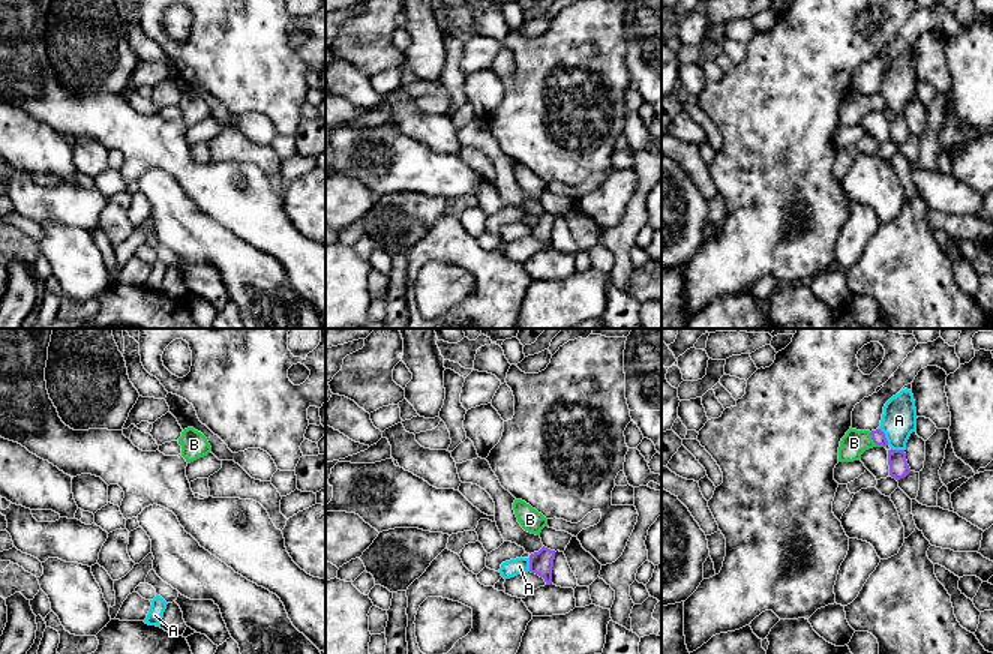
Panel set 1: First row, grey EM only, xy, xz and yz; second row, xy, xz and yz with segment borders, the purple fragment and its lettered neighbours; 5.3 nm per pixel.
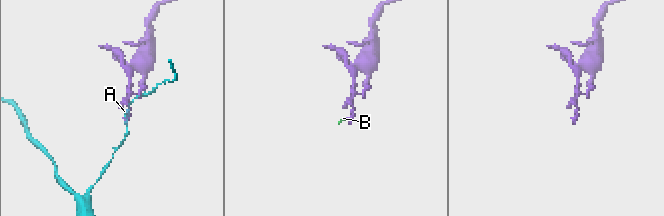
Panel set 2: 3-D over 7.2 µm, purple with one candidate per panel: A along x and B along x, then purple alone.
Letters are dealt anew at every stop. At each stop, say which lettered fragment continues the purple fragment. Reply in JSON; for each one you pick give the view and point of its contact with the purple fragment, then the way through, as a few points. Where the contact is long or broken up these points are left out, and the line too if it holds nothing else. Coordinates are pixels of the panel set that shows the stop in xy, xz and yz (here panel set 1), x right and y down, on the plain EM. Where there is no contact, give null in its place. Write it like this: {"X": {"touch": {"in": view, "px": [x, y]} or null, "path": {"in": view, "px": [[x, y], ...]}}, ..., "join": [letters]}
{"B": {"touch": {"in": "yz", "px": [873, 105]}, "path": {"in": "yz", "px": [[878, 101], [873, 105], [854, 107]]}}, "join": ["B"]}

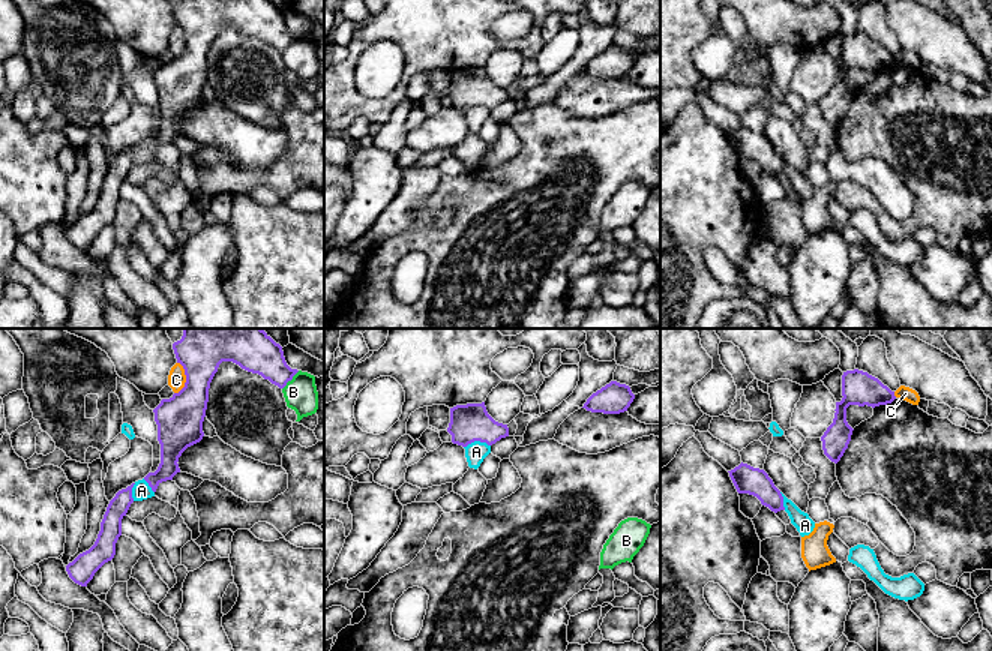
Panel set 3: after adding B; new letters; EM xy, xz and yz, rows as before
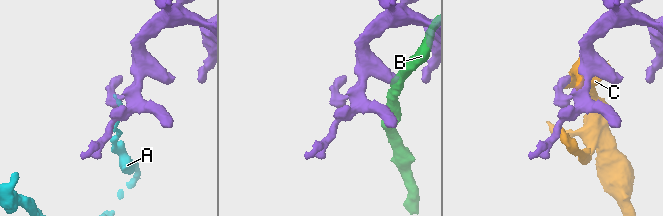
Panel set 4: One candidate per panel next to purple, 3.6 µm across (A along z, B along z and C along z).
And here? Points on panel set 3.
{"join": []}

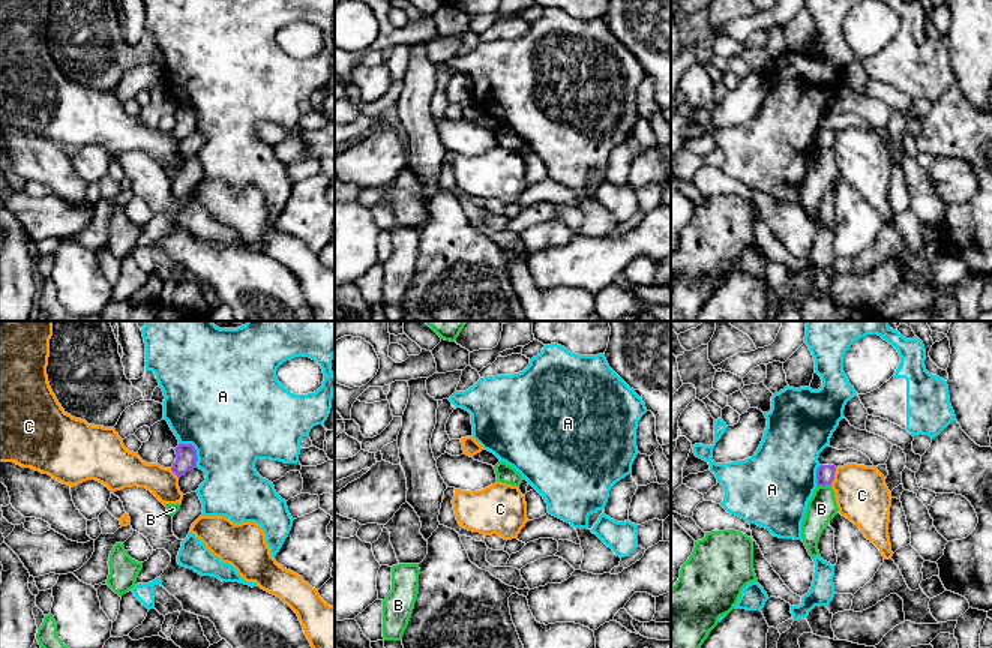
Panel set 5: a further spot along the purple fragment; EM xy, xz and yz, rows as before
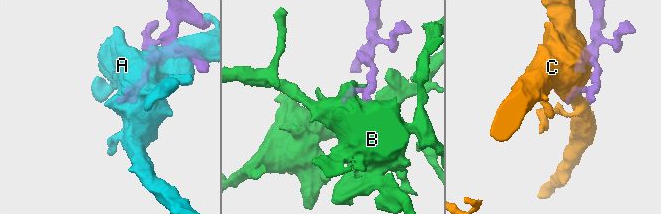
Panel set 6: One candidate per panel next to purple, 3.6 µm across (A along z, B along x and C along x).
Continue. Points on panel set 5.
{"join": []}

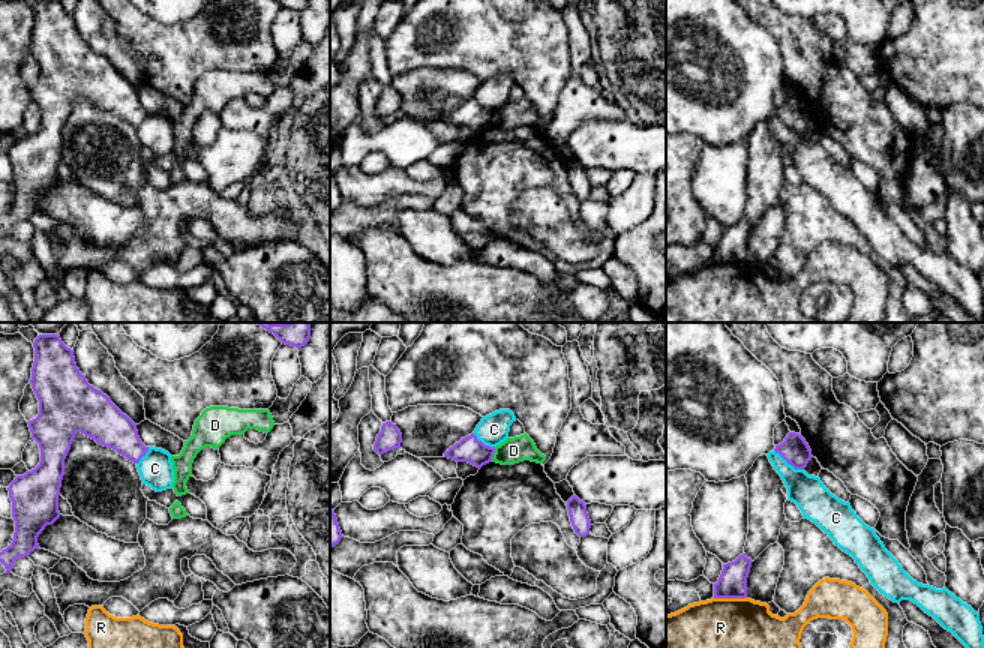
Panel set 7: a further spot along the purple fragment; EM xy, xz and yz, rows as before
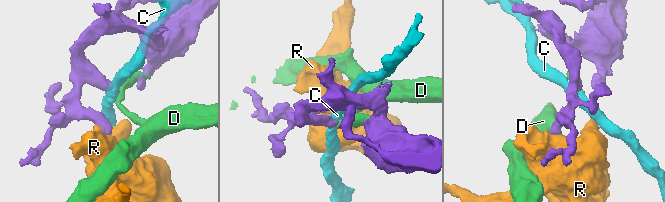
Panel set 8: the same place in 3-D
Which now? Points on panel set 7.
{"join": []}

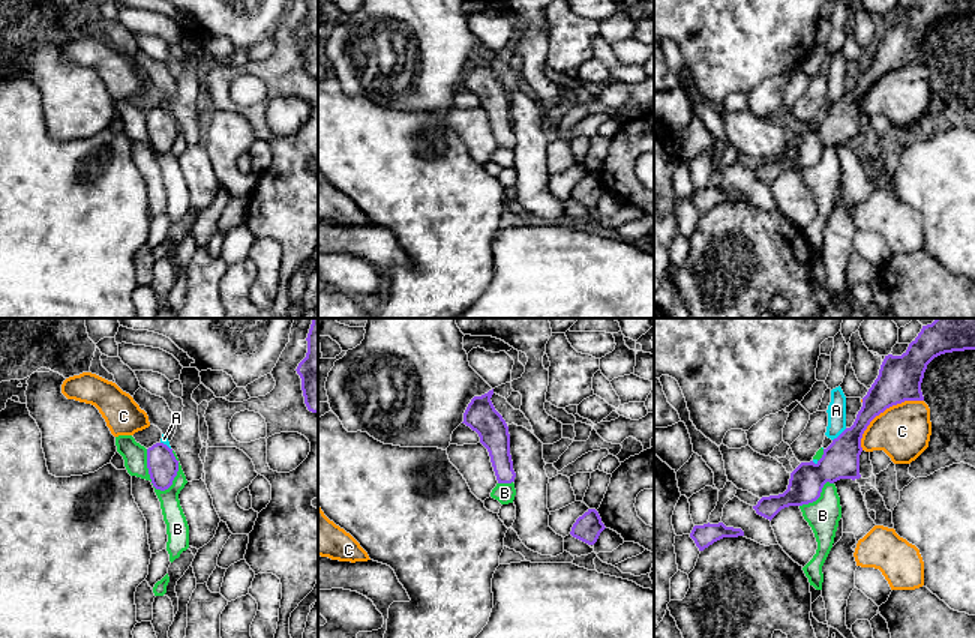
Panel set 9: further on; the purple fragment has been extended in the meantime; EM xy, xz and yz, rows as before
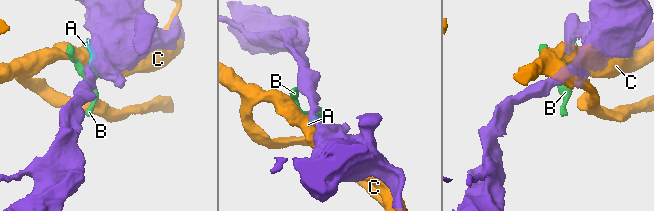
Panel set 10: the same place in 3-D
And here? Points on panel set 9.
{"join": []}

